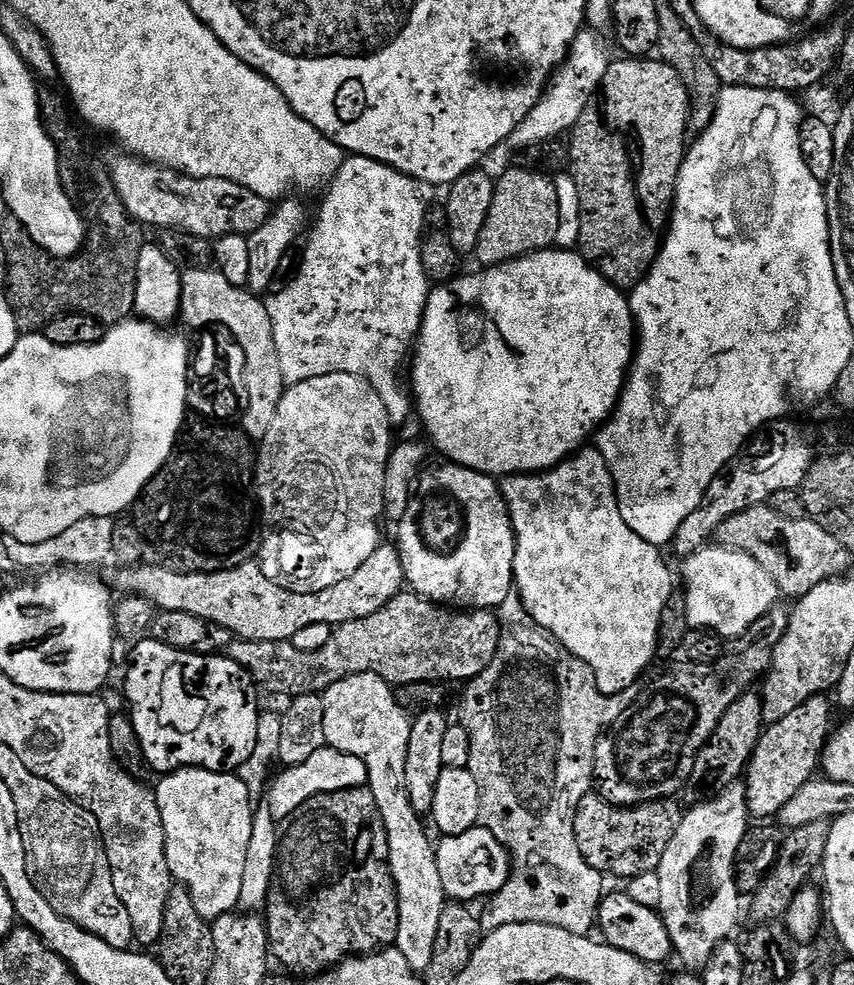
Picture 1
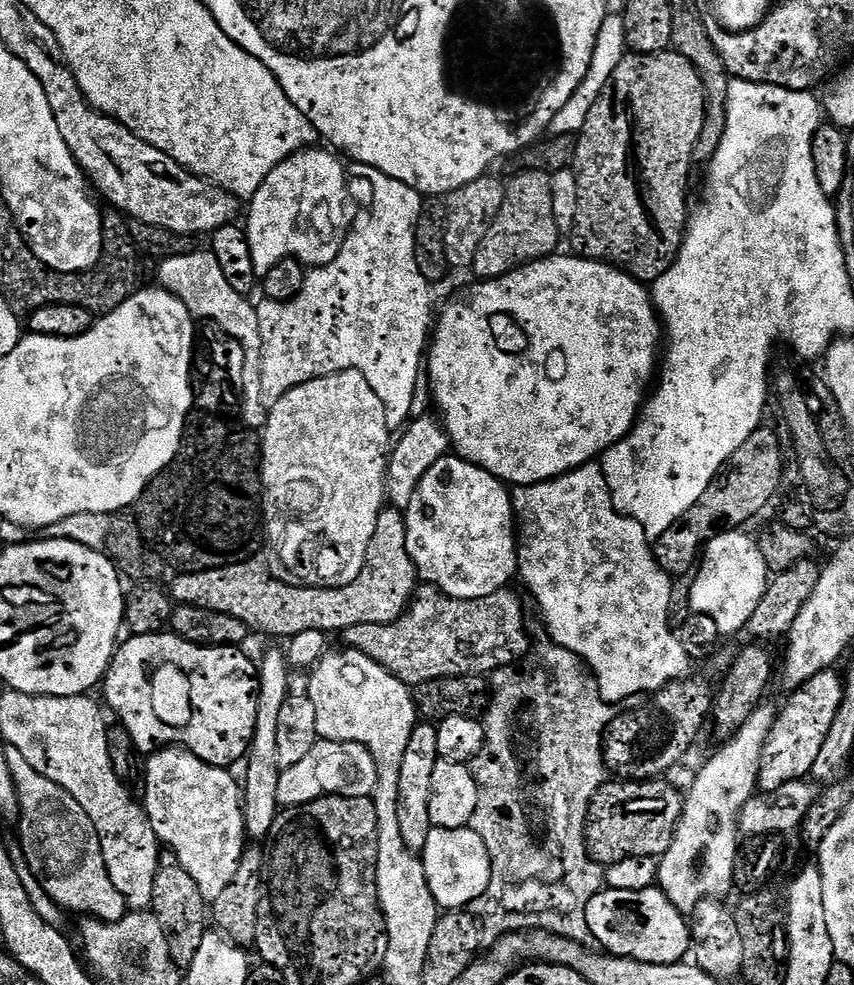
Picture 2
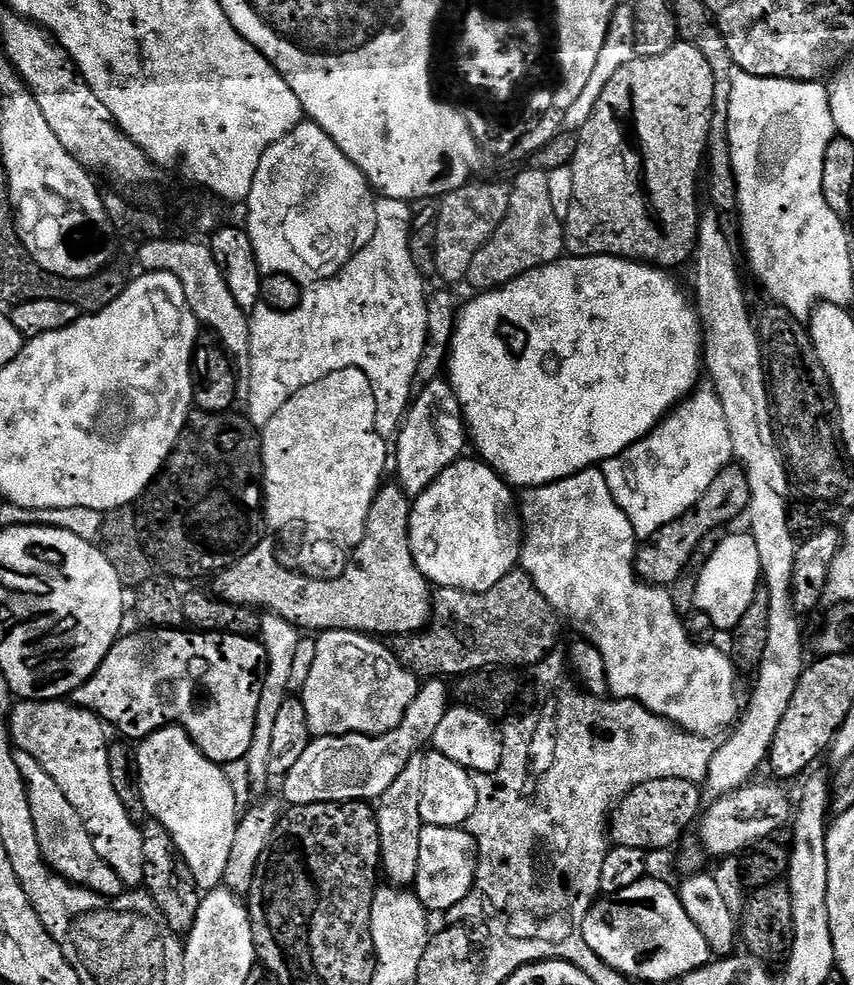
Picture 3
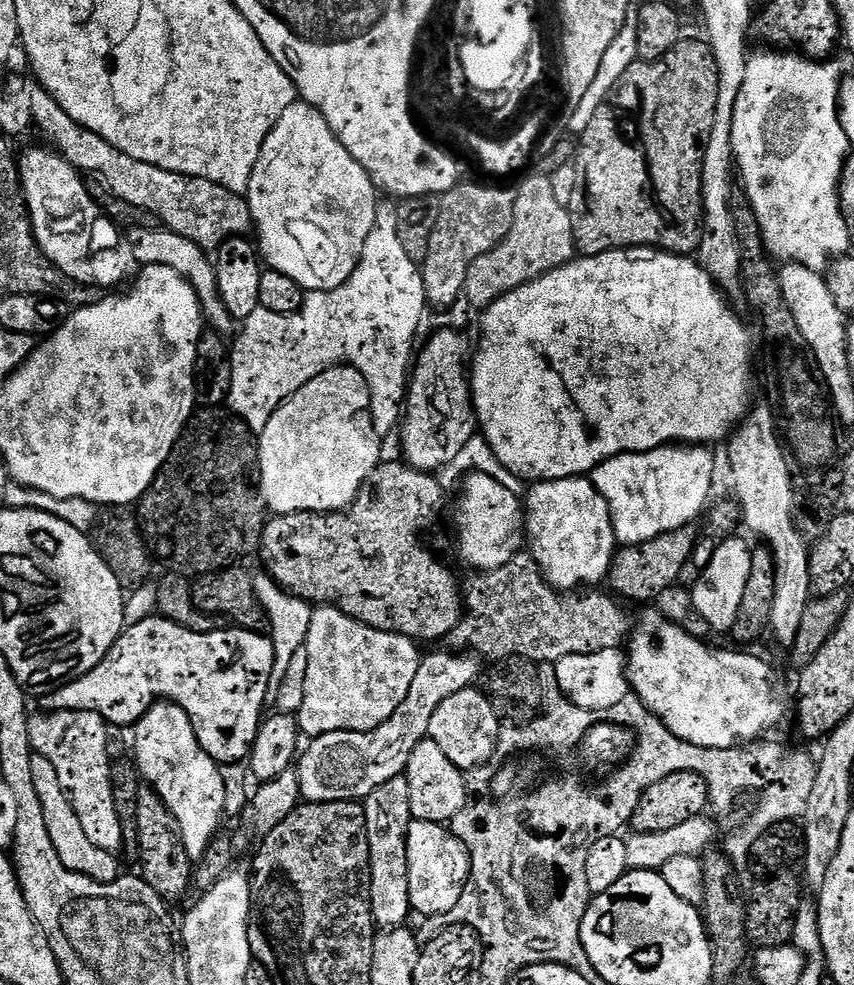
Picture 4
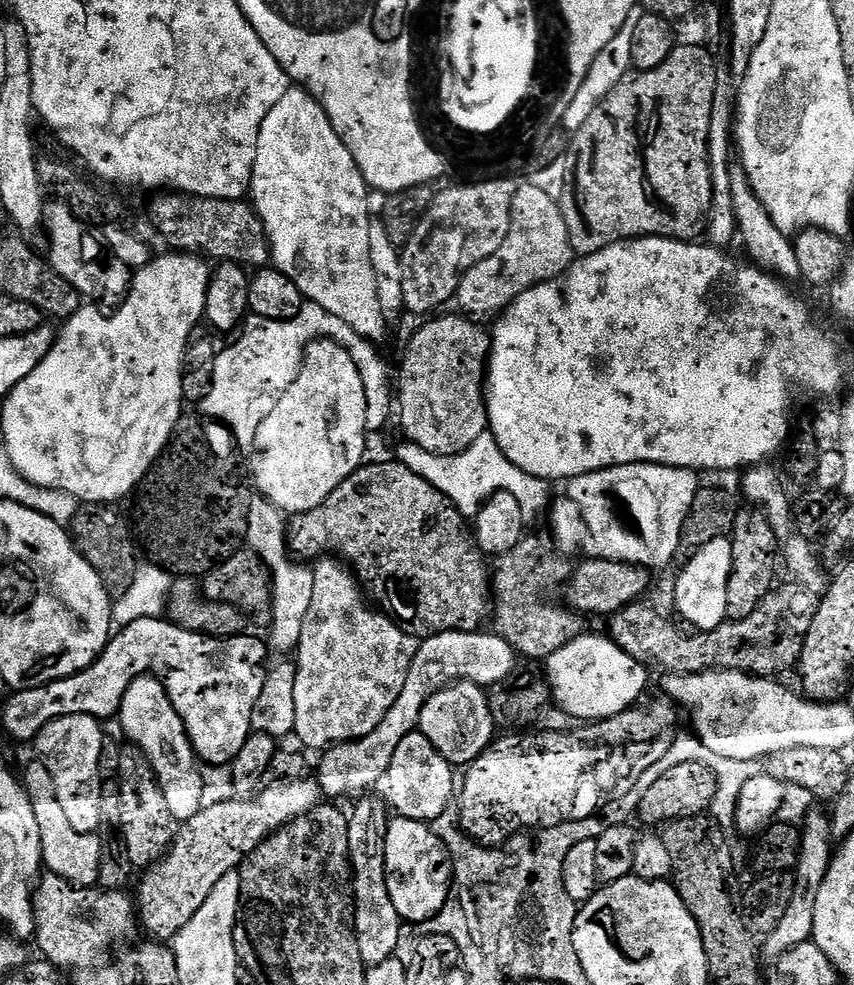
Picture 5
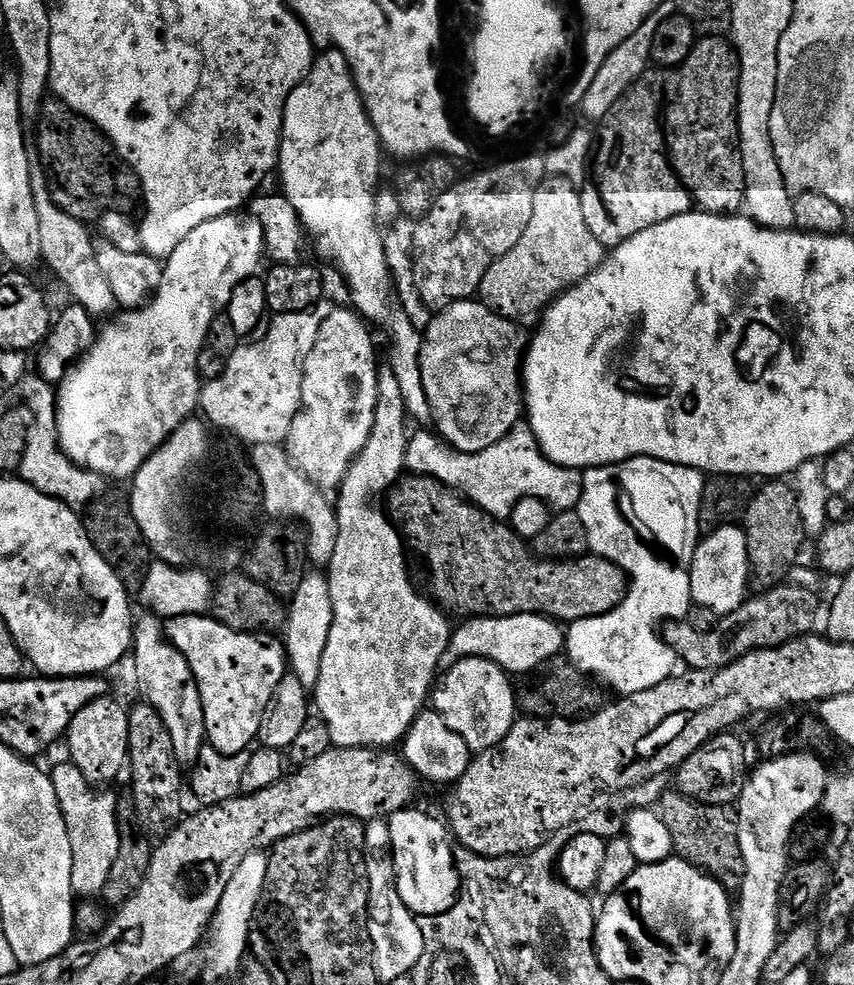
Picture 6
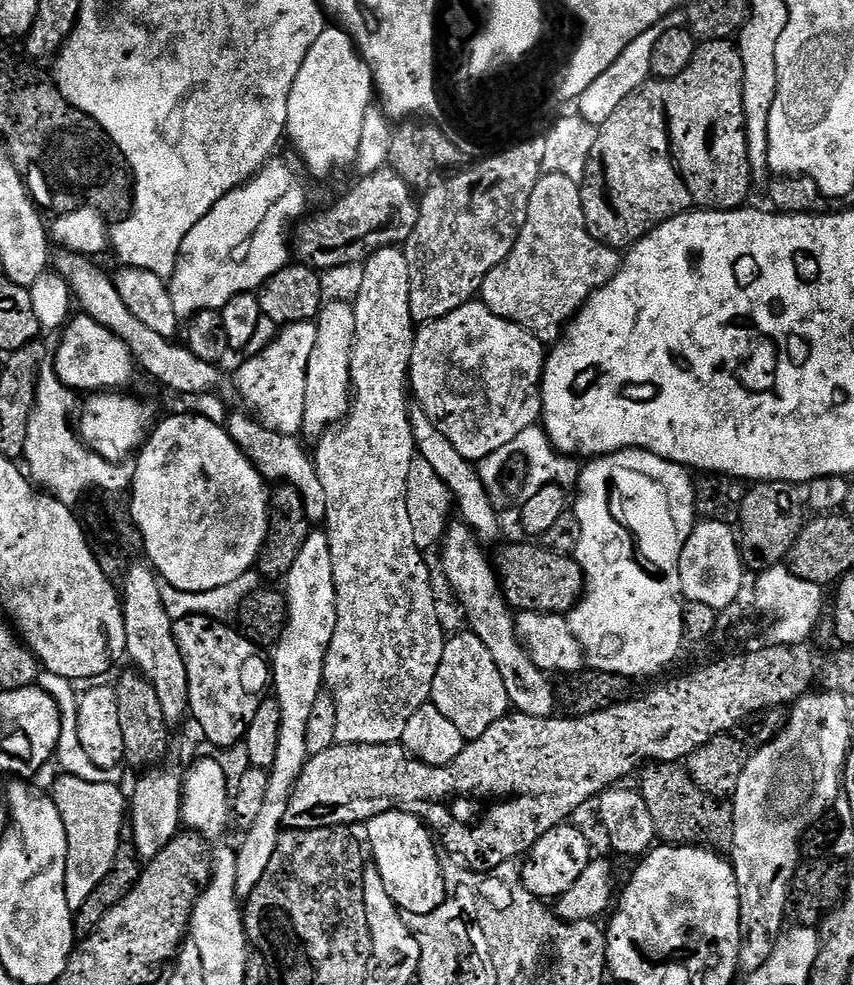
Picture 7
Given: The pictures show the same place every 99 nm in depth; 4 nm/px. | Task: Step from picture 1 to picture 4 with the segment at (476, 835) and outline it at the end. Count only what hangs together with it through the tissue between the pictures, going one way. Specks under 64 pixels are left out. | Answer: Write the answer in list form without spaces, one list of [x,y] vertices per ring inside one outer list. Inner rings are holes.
[[[413,820],[406,838],[406,862],[410,886],[410,908],[424,916],[444,916],[460,904],[468,884],[468,848],[443,824]]]

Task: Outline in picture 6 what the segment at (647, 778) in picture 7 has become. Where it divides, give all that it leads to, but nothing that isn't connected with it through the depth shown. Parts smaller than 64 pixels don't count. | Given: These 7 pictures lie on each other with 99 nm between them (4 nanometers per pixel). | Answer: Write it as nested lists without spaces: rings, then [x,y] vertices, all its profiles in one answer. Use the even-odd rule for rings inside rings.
[[[669,790],[664,793],[659,801],[658,812],[673,836],[675,855],[682,860],[689,860],[695,868],[702,868],[717,877],[741,875],[744,859],[740,849],[740,822],[737,813],[731,807],[723,804],[703,804],[700,800],[694,800],[691,796],[682,796],[679,791]]]

